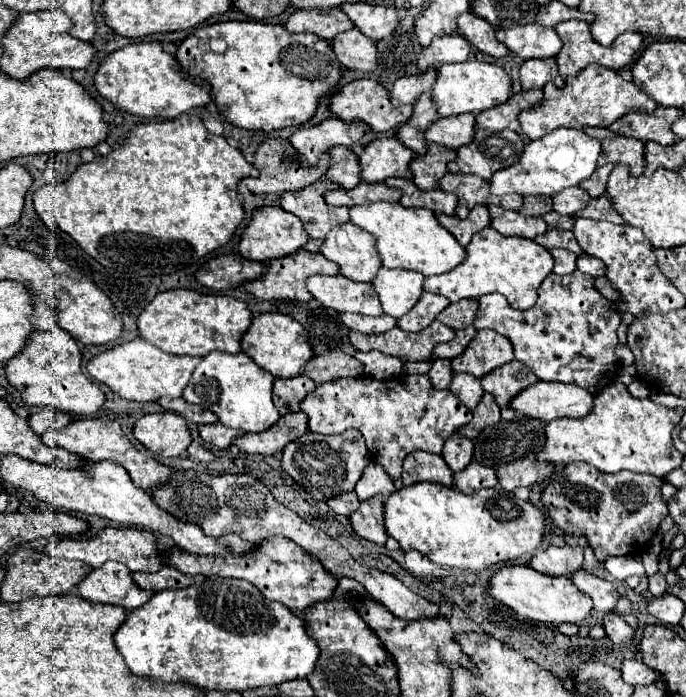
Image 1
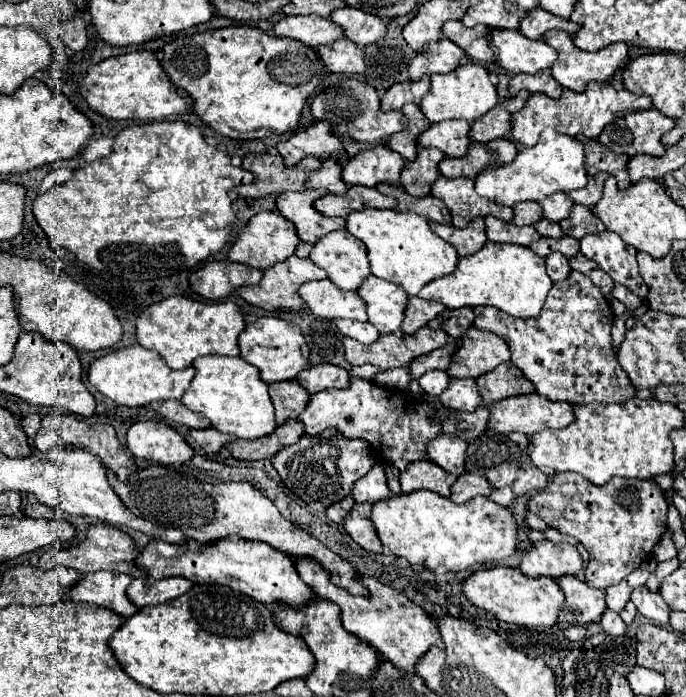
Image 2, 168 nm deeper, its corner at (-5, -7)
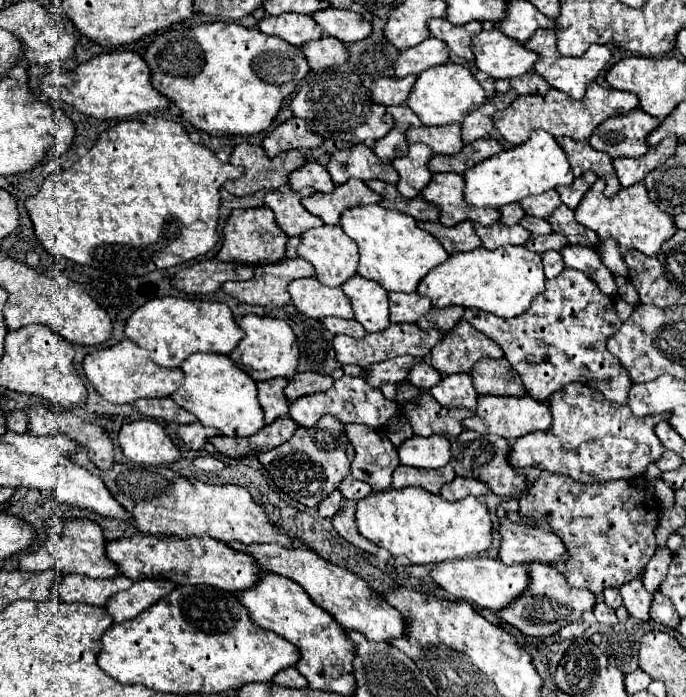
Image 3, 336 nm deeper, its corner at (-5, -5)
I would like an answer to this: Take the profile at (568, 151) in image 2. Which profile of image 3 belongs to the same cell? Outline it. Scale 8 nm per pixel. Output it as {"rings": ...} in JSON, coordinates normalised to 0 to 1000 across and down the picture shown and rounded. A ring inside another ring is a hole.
{"rings":[[[787,185],[776,191],[770,205],[738,214],[735,220],[711,225],[697,237],[691,237],[688,242],[682,242],[676,248],[676,260],[679,260],[676,283],[685,294],[694,294],[694,297],[708,297],[708,294],[735,297],[741,291],[761,288],[773,280],[787,280],[816,265],[834,265],[837,257],[840,254],[831,245],[831,234],[822,214],[813,208],[813,202],[802,191]]]}

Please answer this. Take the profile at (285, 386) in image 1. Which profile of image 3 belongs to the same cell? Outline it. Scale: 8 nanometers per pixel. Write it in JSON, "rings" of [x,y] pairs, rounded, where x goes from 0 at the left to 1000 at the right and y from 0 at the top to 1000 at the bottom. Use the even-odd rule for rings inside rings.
{"rings":[[[411,541],[376,549],[376,572],[379,572],[379,581],[385,587],[388,610],[399,607],[411,595],[420,595],[423,575],[414,567],[417,552],[420,552],[420,544],[411,544]]]}

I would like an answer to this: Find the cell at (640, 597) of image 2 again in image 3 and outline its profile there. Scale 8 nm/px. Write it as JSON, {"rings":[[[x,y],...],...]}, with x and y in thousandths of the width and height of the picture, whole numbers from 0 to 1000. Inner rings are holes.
{"rings":[[[924,831],[913,839],[907,839],[904,851],[910,859],[910,871],[918,877],[918,882],[924,882],[927,888],[936,888],[936,891],[948,888],[948,868],[950,868],[953,857],[948,848],[942,848],[936,834]]]}

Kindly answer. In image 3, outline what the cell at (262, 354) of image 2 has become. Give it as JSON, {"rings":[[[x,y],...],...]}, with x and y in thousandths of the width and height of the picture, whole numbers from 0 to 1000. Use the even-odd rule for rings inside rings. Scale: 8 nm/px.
{"rings":[[[359,452],[347,463],[353,475],[359,478],[350,495],[335,506],[338,518],[362,532],[370,547],[388,547],[399,541],[417,541],[423,544],[431,535],[434,527],[434,495],[431,495],[431,481],[423,472],[423,466],[411,458],[397,458],[397,455],[376,455],[376,452]]]}

